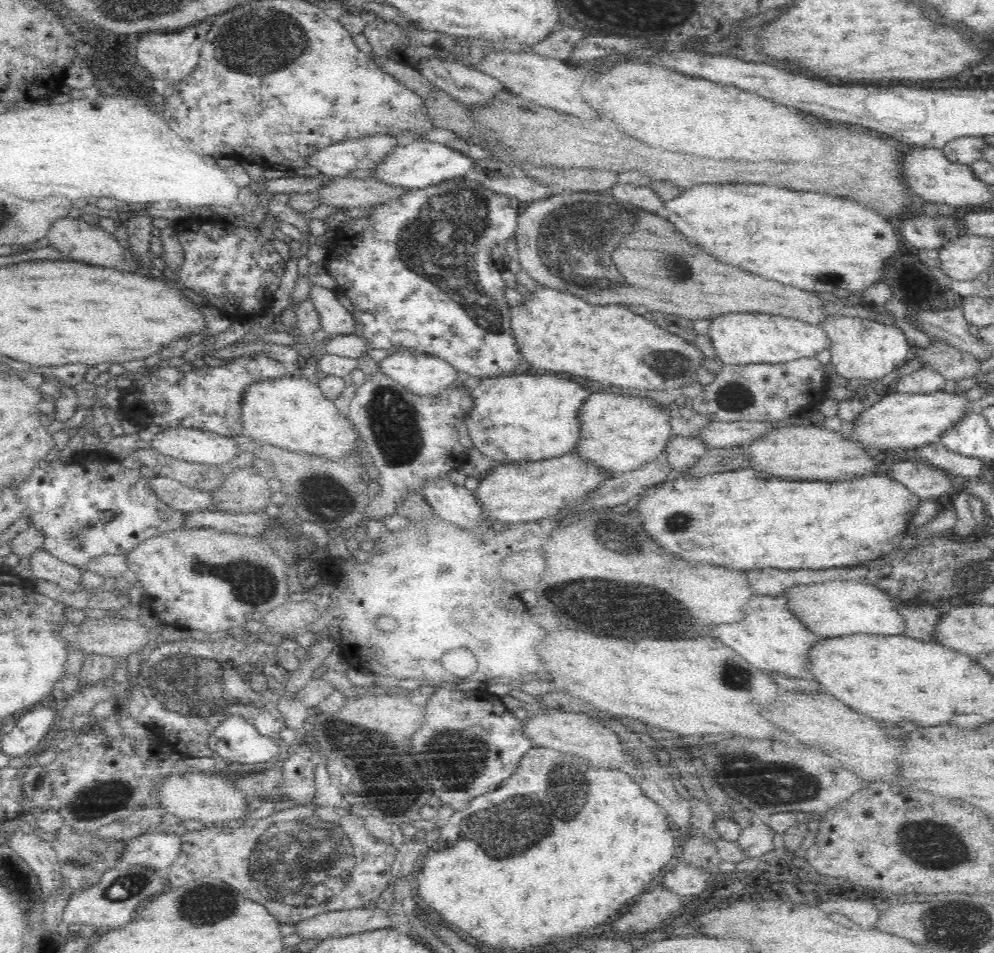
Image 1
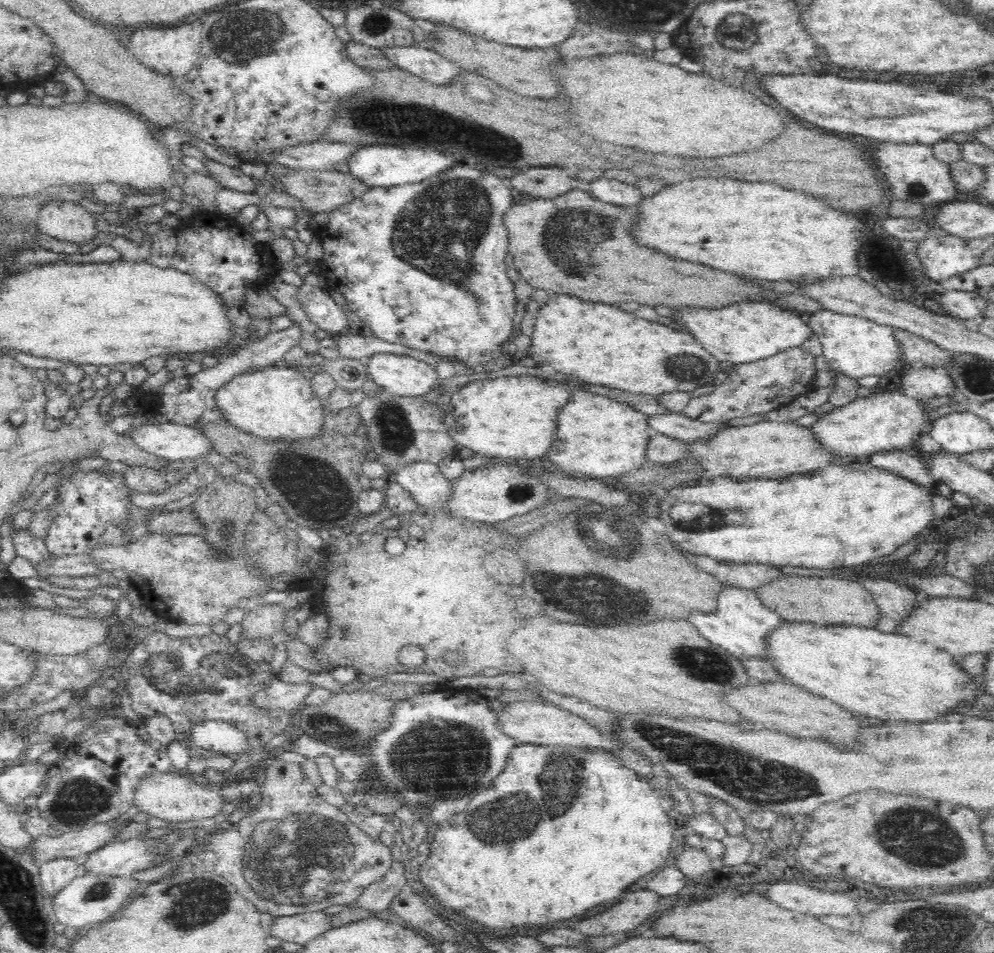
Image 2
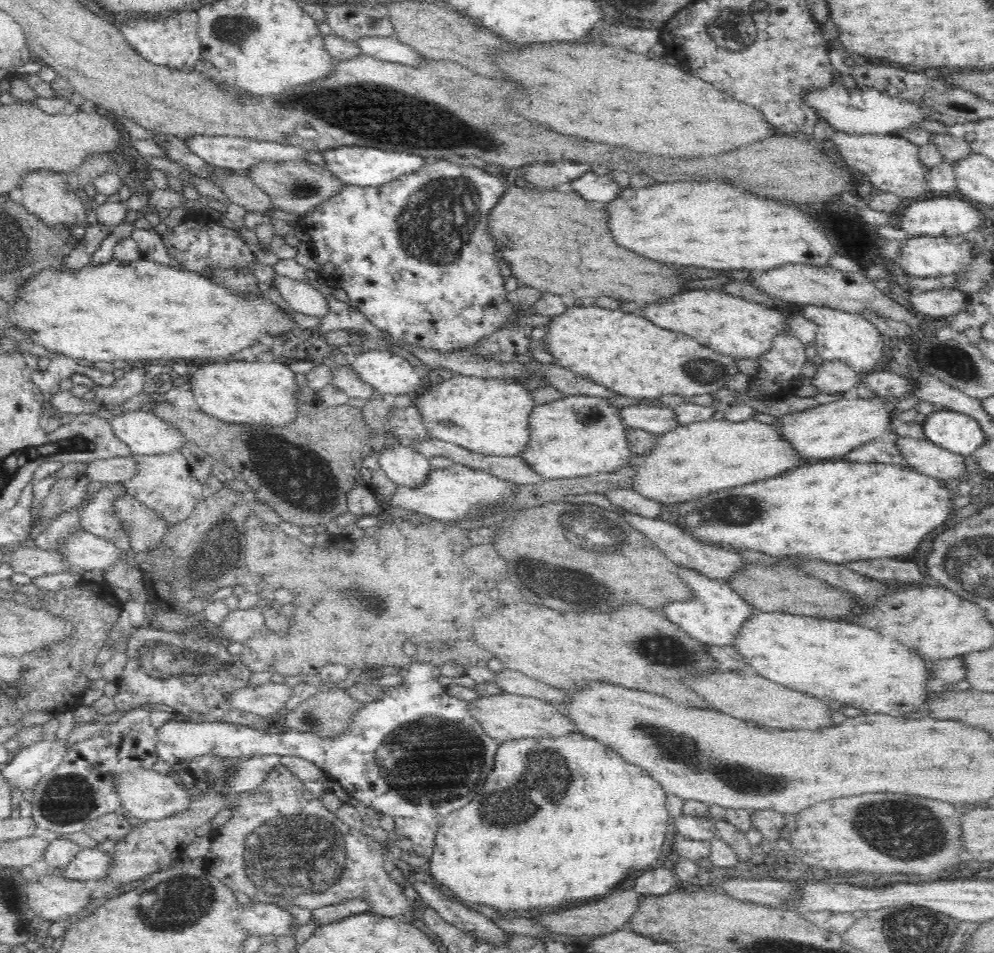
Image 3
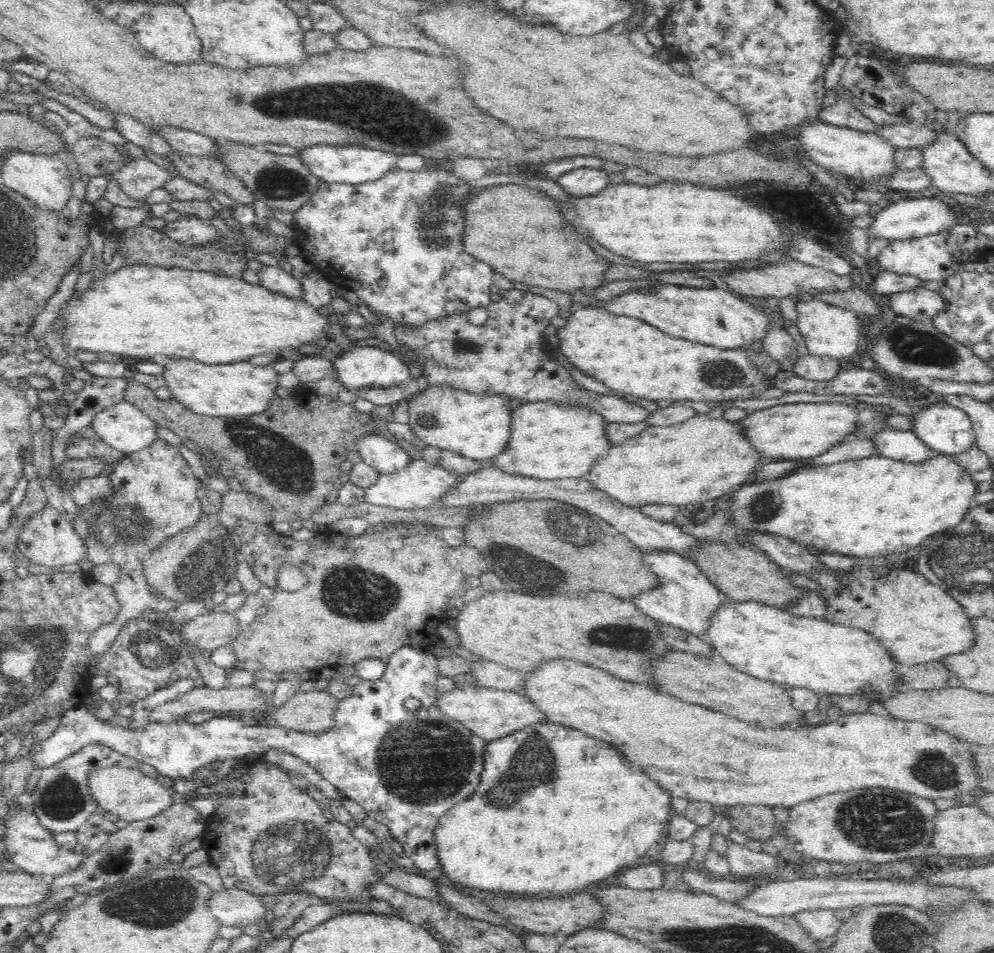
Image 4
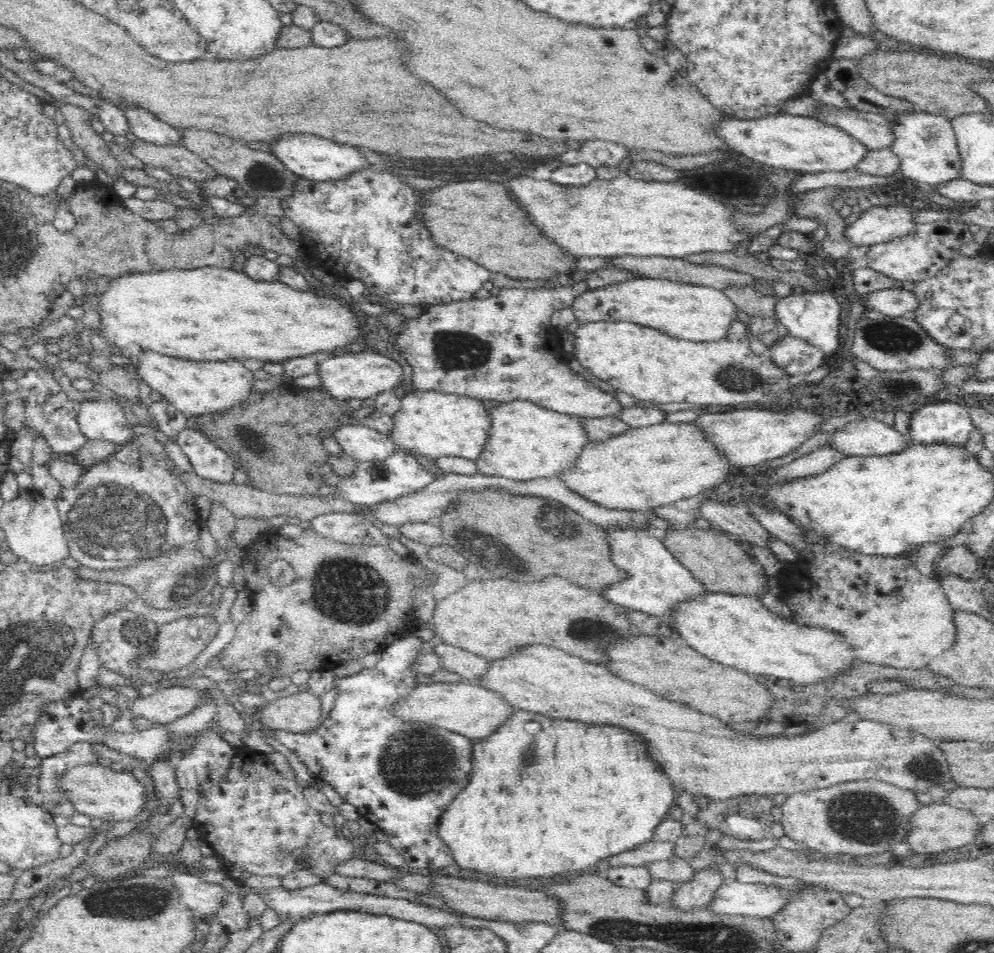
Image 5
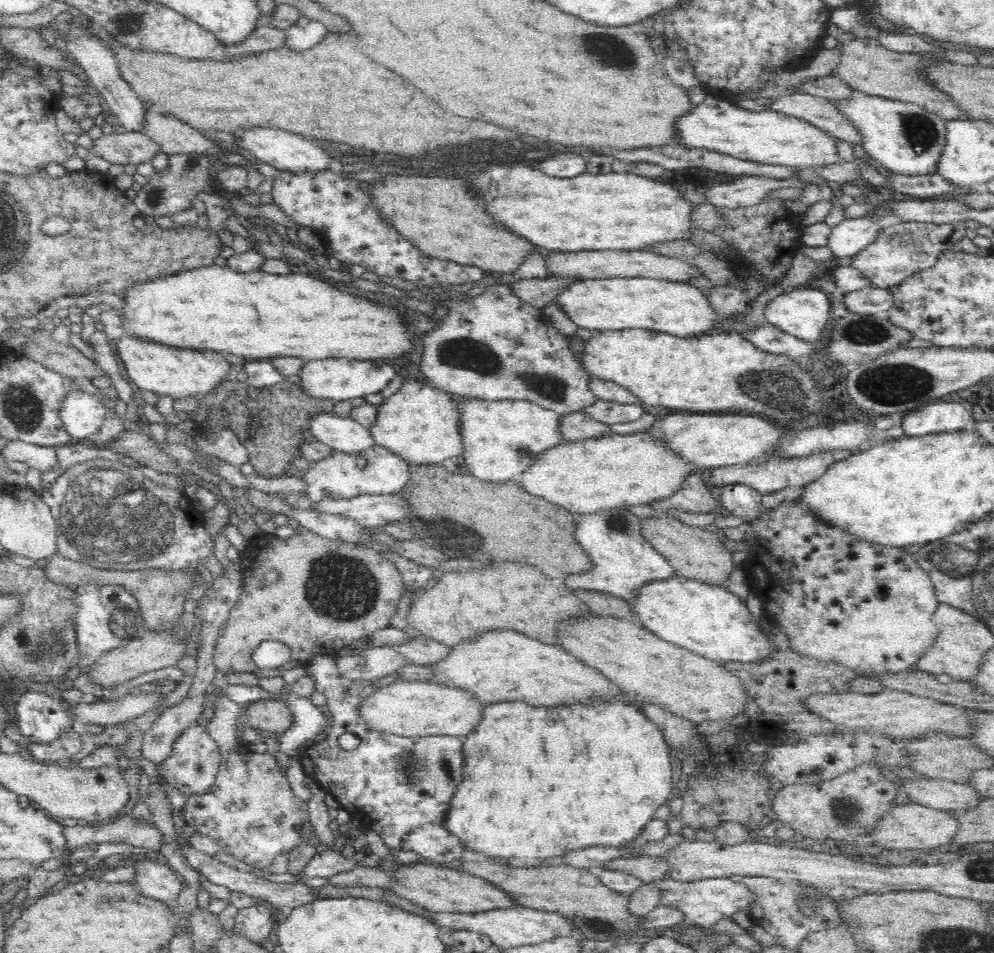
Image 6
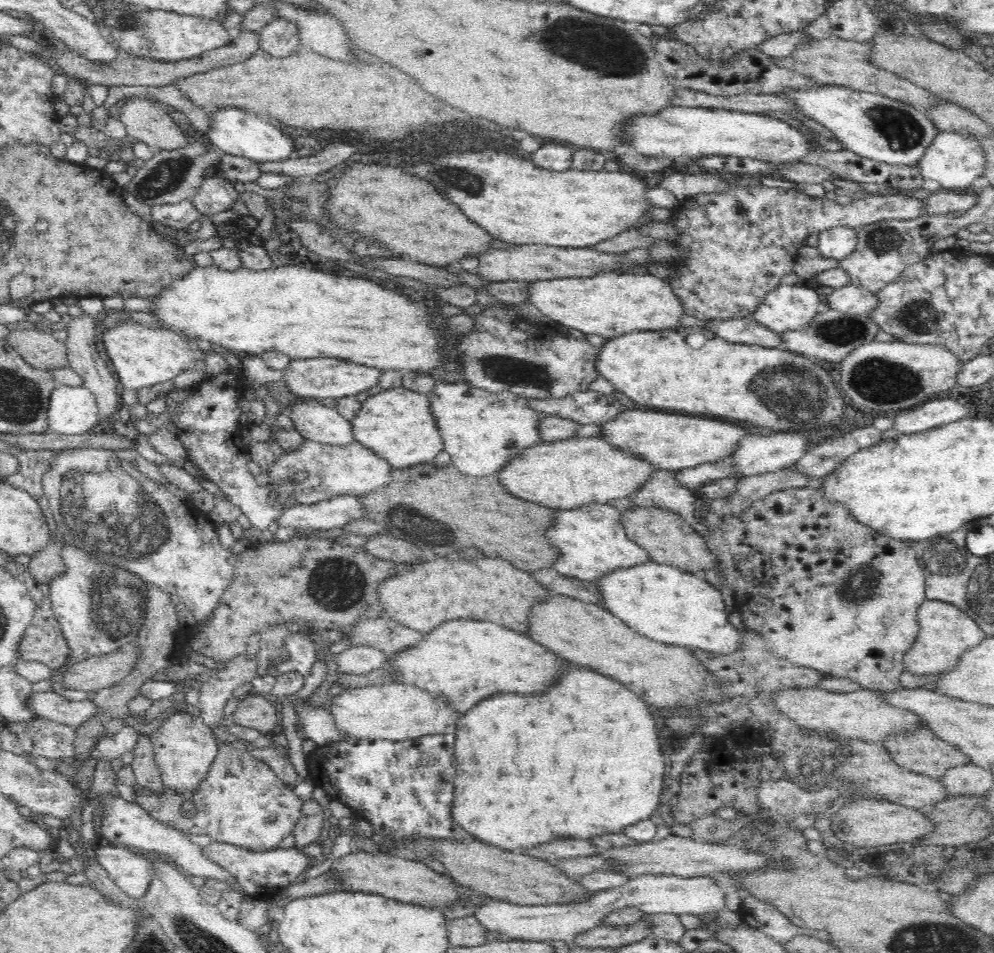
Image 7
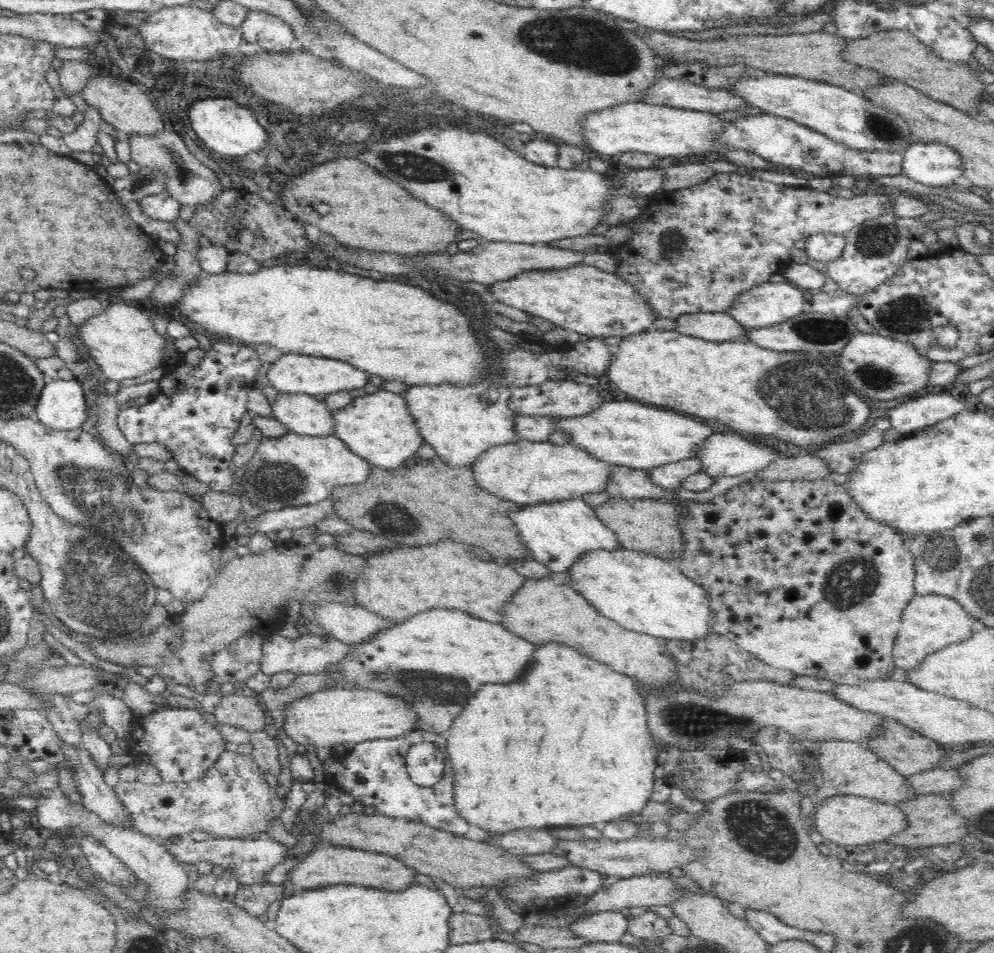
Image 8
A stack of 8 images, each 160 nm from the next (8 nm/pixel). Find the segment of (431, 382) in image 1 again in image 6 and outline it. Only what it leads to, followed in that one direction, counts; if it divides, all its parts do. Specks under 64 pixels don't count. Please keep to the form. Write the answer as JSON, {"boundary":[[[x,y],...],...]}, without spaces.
{"boundary":[[[326,358],[306,362],[300,372],[300,386],[310,396],[325,401],[350,401],[354,398],[365,398],[369,394],[378,394],[393,381],[398,372],[390,364],[378,360]]]}

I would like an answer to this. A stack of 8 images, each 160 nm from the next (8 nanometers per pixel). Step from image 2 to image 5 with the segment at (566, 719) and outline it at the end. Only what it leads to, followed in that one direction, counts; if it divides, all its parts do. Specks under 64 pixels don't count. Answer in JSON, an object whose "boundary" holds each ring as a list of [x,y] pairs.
{"boundary":[[[470,682],[427,683],[422,684],[402,702],[396,704],[398,717],[406,721],[424,722],[426,725],[454,731],[475,741],[488,738],[500,726],[514,717],[517,708],[498,691],[488,689],[482,684]]]}

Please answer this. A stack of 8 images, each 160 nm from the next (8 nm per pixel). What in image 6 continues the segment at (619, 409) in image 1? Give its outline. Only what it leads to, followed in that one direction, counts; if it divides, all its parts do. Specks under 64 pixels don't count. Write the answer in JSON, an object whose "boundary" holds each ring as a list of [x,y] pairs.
{"boundary":[[[470,398],[459,402],[462,407],[462,437],[465,442],[464,457],[469,473],[486,482],[517,480],[550,449],[567,442],[561,429],[562,415],[541,408],[534,402],[482,401]]]}

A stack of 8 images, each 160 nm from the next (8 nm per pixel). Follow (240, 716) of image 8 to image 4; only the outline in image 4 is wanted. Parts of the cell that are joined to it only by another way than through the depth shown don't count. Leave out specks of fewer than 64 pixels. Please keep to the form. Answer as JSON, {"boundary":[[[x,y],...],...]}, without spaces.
{"boundary":[[[321,685],[292,696],[284,706],[270,712],[275,725],[300,732],[320,733],[335,725],[334,714],[338,706],[340,699]]]}

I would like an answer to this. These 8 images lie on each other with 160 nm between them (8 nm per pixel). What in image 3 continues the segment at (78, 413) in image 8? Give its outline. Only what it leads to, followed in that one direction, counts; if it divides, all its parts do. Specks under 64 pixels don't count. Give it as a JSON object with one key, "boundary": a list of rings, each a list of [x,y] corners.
{"boundary":[[[128,411],[117,415],[109,420],[114,427],[114,433],[119,439],[126,442],[135,455],[146,454],[146,456],[156,456],[156,454],[176,454],[182,452],[182,448],[188,444],[188,437],[184,431],[177,426],[157,417],[153,412]]]}

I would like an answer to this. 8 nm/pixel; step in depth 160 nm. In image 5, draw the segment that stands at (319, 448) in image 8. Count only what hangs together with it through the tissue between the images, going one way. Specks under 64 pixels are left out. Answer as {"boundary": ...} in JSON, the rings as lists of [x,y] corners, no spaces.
{"boundary":[[[398,450],[385,461],[359,463],[359,472],[353,478],[342,478],[337,484],[339,492],[336,497],[352,501],[354,504],[366,505],[367,507],[376,506],[382,504],[382,502],[392,502],[396,498],[420,492],[439,477],[433,474],[432,471],[427,470],[421,462],[418,462],[418,458],[404,450]]]}

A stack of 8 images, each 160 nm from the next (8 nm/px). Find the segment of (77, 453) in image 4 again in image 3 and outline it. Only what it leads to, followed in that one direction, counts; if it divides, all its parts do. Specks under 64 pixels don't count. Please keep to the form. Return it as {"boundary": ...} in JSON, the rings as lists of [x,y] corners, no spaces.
{"boundary":[[[134,457],[109,458],[88,463],[86,475],[90,480],[102,481],[104,484],[124,485],[131,482],[138,474],[138,464]]]}

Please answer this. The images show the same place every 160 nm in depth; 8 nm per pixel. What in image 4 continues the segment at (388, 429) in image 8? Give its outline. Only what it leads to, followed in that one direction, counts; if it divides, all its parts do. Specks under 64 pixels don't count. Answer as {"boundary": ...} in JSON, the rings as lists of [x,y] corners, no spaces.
{"boundary":[[[439,384],[428,387],[425,391],[418,392],[414,399],[409,400],[408,424],[418,438],[422,437],[430,446],[454,451],[457,455],[474,460],[492,459],[502,454],[512,440],[512,398],[506,394],[475,394],[473,391],[458,389],[452,385]]]}

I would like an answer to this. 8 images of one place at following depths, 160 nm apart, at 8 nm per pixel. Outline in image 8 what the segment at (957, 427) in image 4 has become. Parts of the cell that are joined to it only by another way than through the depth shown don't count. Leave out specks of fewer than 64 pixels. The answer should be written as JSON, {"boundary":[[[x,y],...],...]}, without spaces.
{"boundary":[[[926,391],[890,410],[891,426],[909,436],[945,418],[952,418],[971,407],[946,392]]]}

